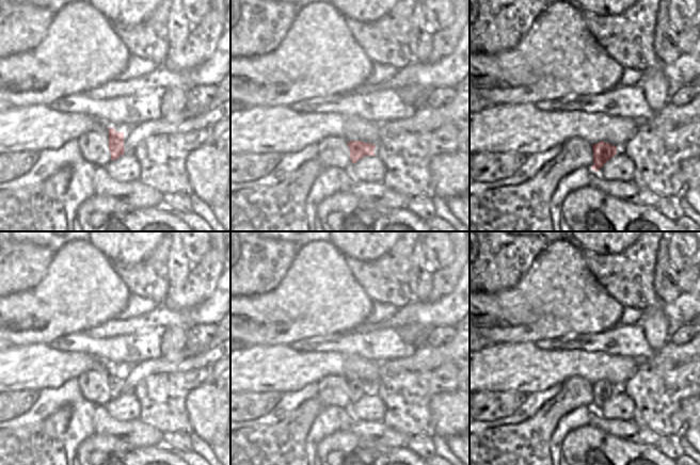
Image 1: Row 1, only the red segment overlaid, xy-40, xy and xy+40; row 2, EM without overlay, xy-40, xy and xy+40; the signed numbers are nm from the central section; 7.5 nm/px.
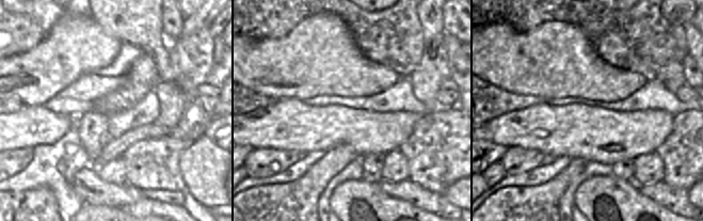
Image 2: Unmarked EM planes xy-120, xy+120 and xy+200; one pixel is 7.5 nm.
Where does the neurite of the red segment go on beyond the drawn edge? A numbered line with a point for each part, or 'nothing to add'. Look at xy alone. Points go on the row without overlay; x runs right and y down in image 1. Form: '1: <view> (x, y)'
nothing to add

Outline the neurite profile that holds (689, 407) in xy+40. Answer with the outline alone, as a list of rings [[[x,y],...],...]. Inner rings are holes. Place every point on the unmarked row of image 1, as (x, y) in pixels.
[[[690,397],[681,402],[685,428],[700,426],[700,397]]]

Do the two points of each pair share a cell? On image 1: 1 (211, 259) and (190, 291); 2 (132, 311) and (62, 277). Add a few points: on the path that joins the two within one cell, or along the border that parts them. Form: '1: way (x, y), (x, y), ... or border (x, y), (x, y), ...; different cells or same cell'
1: way (211, 267), (197, 284); same cell
2: border (130, 294), (126, 307), (116, 317); different cells

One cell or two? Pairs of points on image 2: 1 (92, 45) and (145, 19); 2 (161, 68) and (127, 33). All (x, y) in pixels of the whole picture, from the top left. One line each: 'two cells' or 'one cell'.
1: two cells
2: one cell

